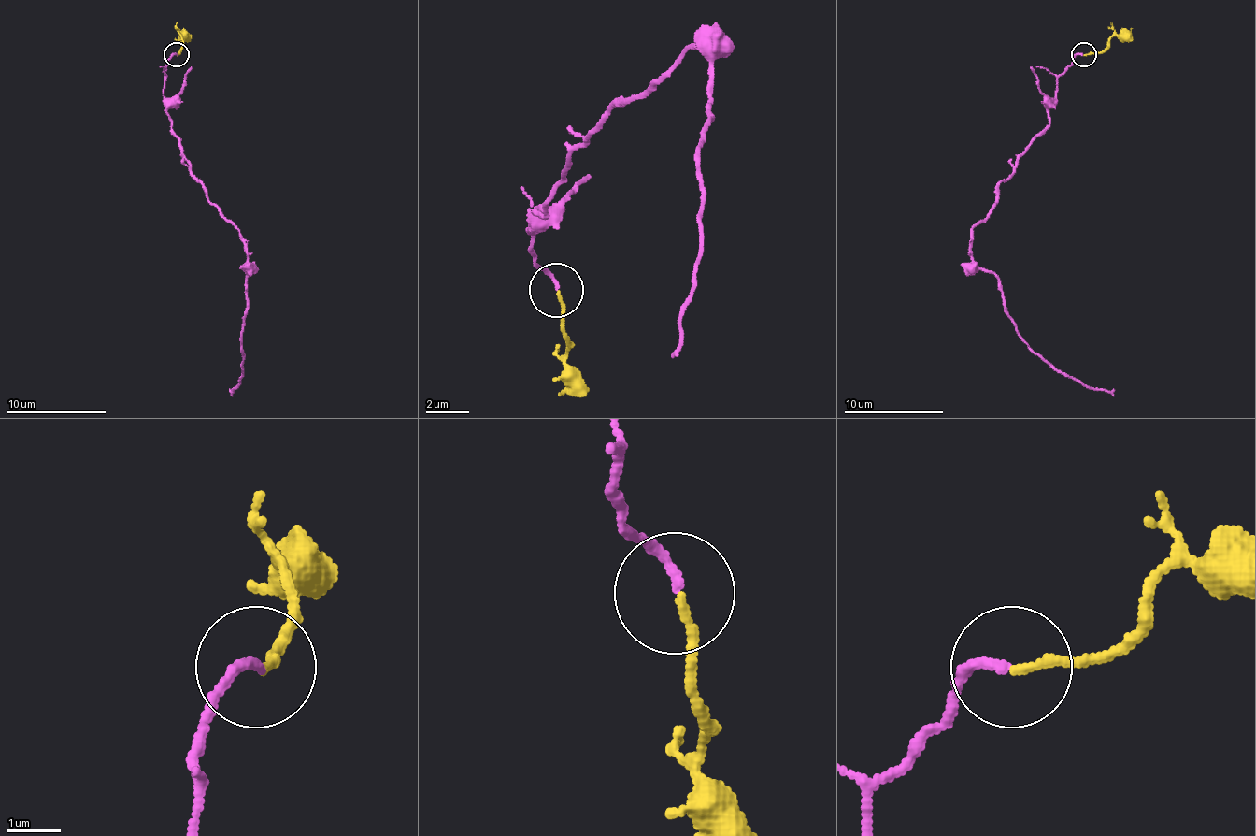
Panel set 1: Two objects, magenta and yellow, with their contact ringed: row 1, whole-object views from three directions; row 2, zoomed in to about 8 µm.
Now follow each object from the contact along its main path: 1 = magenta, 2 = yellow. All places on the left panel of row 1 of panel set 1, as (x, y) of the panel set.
1: (177, 55), (164, 79), (172, 132), (211, 204), (236, 229), (246, 259), (244, 353), (236, 385), (229, 388)
2: (177, 55), (181, 48), (181, 35), (177, 27)

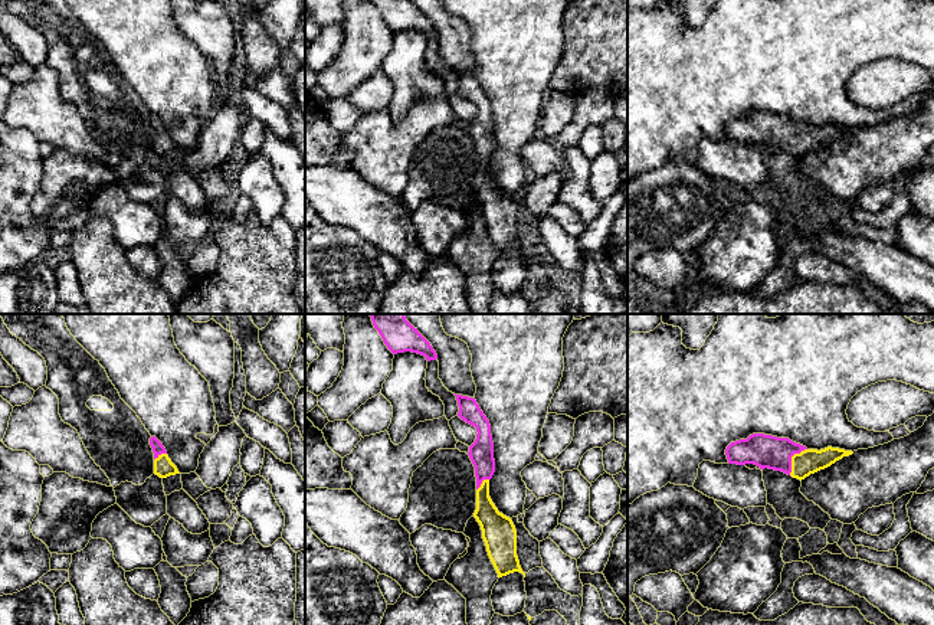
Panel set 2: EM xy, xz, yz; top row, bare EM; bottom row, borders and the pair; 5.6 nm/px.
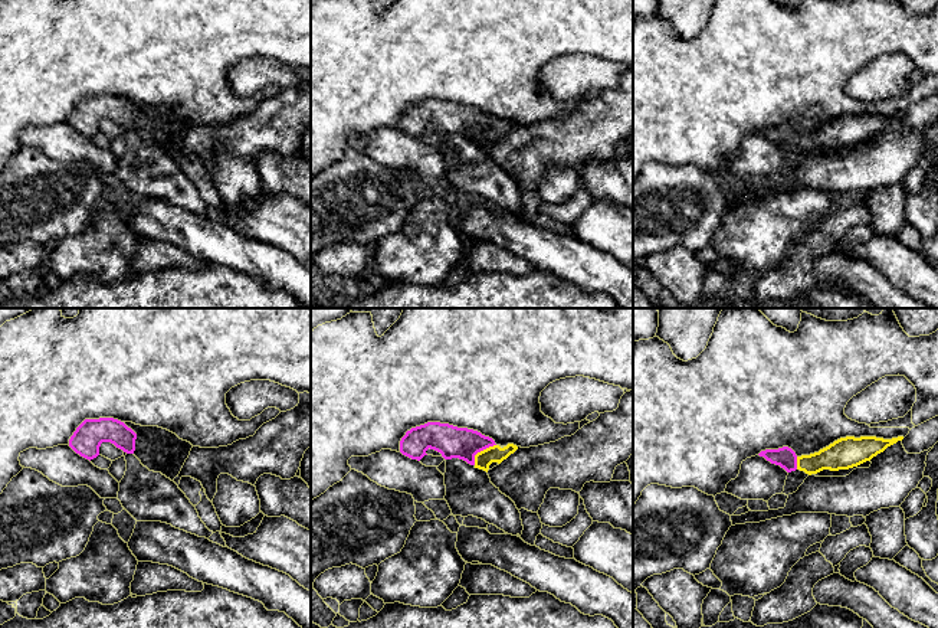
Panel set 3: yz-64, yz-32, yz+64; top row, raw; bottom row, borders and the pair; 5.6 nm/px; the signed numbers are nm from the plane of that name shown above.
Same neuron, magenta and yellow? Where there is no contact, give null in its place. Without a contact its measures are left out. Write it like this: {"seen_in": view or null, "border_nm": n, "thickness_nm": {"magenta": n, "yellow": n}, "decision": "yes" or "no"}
{"seen_in": "yz", "border_nm": 180, "thickness_nm": {"magenta": 190, "yellow": 140}, "decision": "yes"}

